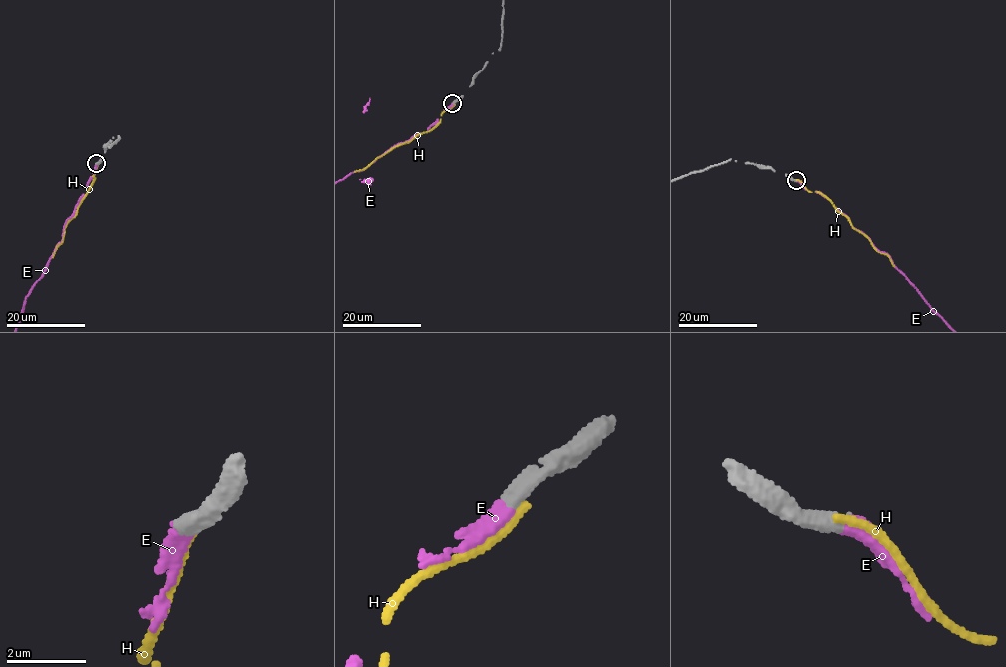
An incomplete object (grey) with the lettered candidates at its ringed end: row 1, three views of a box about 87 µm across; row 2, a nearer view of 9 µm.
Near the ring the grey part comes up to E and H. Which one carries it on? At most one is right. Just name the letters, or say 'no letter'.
E

